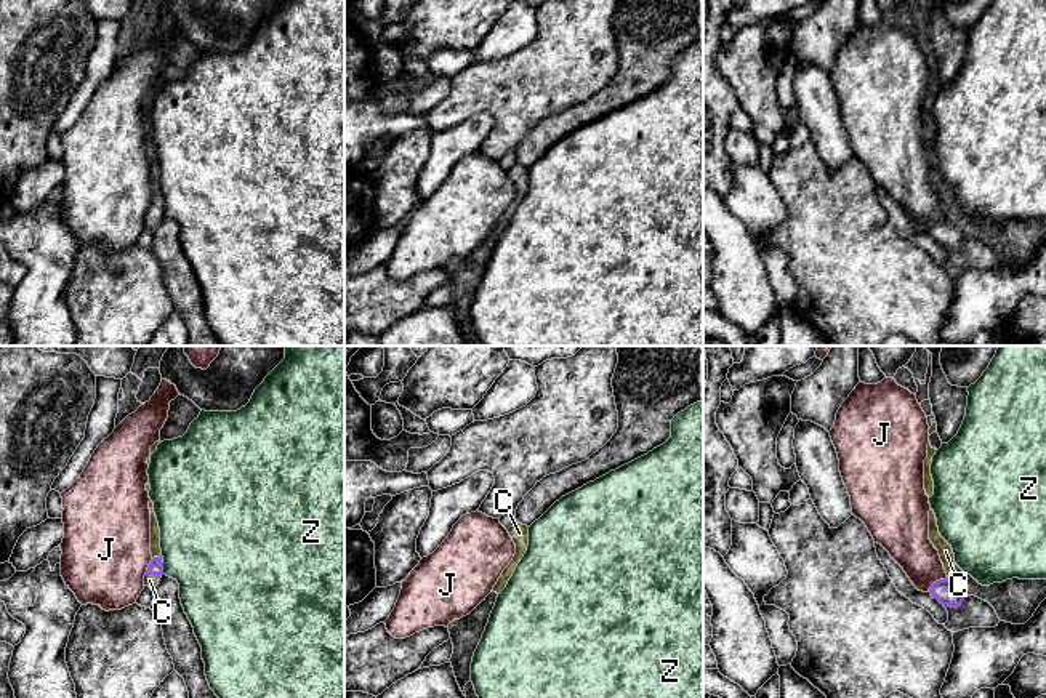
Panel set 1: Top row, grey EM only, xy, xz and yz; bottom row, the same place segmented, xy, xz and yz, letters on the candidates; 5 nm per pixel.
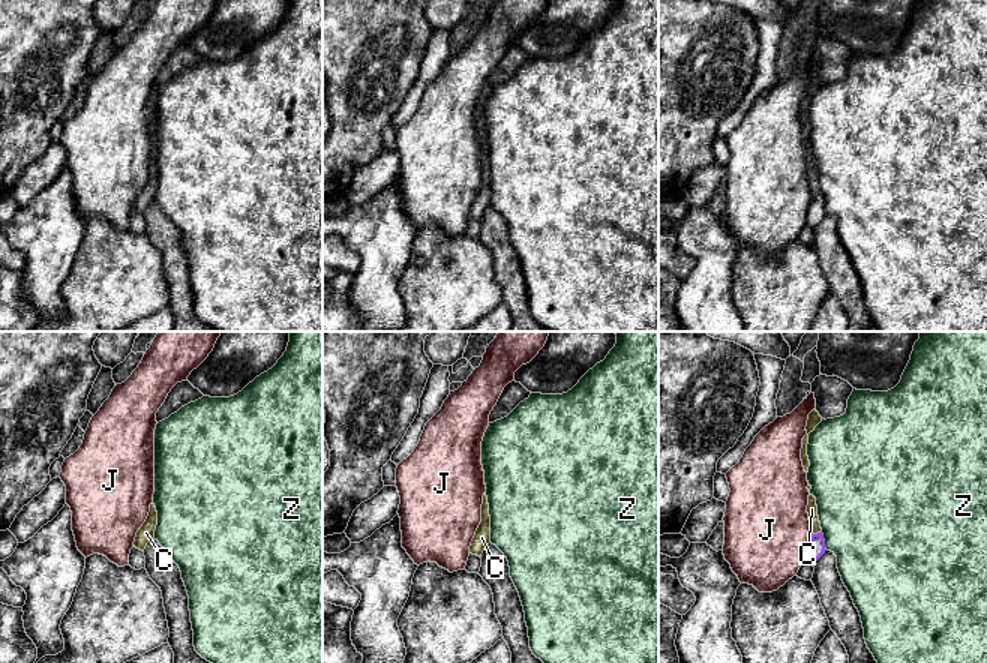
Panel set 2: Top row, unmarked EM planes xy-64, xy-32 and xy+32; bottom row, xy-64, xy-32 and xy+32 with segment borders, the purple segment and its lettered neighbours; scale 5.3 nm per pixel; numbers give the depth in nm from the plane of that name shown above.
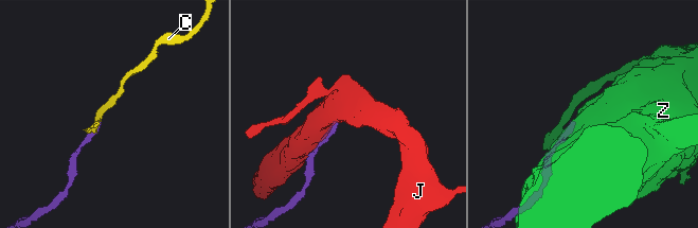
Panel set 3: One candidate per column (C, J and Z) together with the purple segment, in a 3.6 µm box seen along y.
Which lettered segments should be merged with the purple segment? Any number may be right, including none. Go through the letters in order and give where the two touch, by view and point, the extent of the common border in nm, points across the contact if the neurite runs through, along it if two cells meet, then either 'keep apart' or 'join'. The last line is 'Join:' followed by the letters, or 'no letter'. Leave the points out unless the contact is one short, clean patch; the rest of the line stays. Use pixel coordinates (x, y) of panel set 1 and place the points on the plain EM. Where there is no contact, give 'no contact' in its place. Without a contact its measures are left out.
C: contact xy (154, 215); length 80 nm; way xy (156, 208), (154, 215), (149, 221); join
J: contact yz (936, 223); length 130 nm; keep apart
Z: contact xy (162, 210); length 60 nm; border xy (162, 204), (164, 215); keep apart
Join: C

